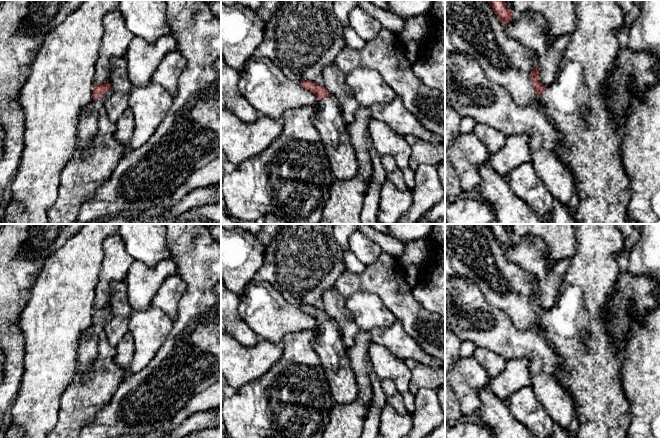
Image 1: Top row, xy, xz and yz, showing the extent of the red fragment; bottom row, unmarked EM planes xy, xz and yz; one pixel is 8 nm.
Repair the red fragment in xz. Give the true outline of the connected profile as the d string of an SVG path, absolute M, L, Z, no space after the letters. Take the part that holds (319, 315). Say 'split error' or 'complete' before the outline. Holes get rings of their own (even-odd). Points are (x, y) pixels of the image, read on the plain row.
split error | M303 305L300 308L319 324L313 348L320 359L335 403L355 402L359 389L339 327L323 309L312 305Z

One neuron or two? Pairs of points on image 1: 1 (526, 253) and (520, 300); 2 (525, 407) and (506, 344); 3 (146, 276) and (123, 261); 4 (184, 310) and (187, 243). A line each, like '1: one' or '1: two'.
1: two
2: two
3: two
4: one

